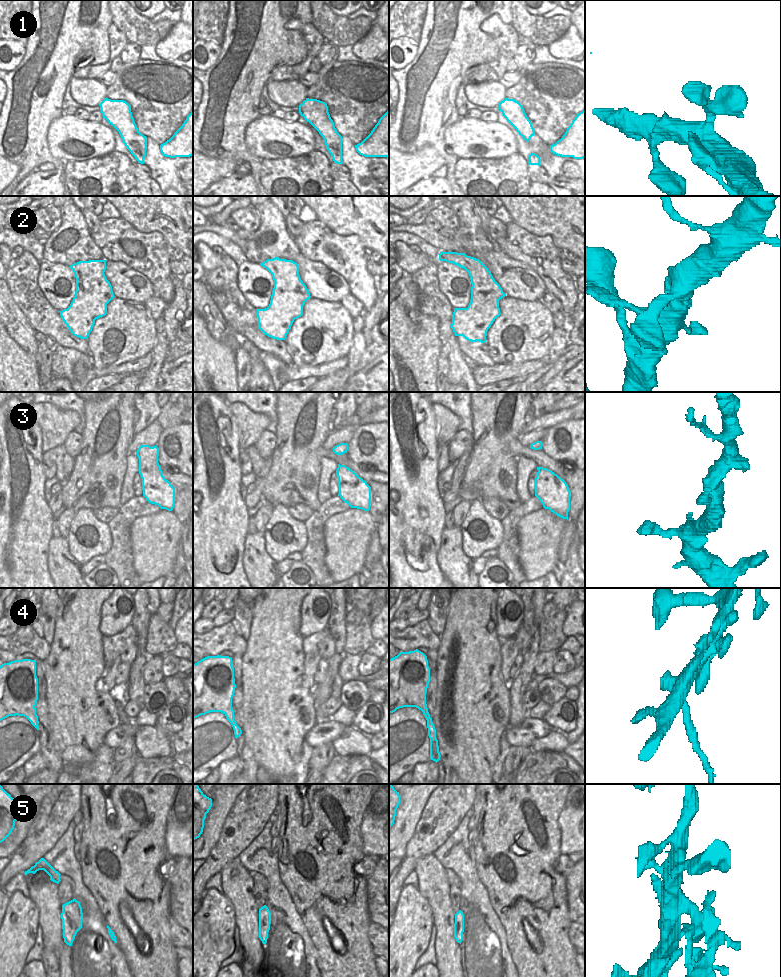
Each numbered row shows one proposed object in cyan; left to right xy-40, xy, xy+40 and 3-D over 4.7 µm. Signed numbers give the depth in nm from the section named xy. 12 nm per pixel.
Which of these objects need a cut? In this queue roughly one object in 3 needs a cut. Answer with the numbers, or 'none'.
4, 5.

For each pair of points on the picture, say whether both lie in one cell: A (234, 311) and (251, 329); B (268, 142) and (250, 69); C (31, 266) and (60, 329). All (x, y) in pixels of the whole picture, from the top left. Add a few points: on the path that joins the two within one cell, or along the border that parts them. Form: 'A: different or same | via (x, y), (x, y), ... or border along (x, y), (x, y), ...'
A: same | via (238, 315), (247, 325)
B: different | border along (259, 115), (247, 126), (244, 134)
C: same | via (31, 282), (31, 300), (44, 313)

